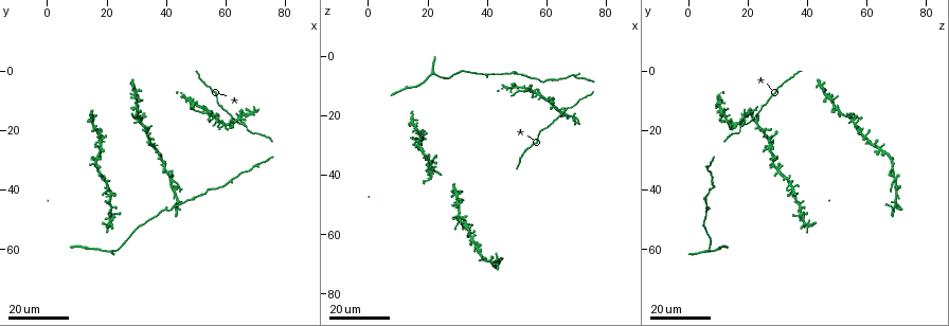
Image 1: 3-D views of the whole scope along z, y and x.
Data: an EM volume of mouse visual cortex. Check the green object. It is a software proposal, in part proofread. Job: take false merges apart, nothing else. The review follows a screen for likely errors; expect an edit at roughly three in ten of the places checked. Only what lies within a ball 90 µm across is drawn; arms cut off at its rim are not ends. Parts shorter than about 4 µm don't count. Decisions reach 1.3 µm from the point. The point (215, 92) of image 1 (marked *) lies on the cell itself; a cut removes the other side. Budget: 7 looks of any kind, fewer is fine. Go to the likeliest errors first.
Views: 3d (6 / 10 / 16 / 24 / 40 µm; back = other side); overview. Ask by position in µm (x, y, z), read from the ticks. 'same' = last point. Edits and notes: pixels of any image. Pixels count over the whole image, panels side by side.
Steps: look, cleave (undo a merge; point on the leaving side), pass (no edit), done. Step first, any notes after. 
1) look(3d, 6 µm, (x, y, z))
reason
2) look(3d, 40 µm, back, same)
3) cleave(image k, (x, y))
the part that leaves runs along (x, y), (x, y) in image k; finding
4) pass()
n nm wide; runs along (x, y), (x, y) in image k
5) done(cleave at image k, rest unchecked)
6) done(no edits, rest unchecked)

look(3d, 16 µm, (54, 14, 11))
looks like a crossing

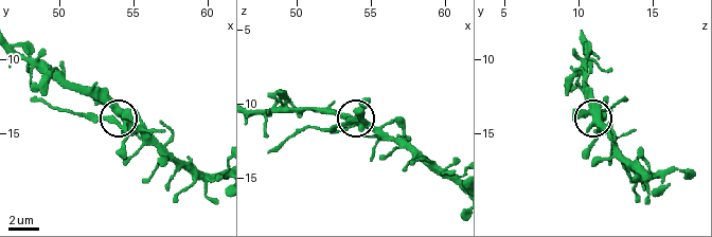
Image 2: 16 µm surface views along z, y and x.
look(3d, 6 µm, (53.6, 13.8, 11.2))
zoom in

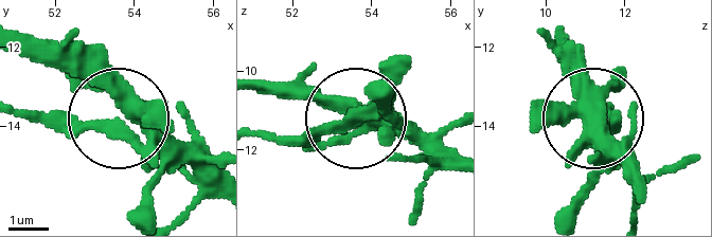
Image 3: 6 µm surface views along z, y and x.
look(3d, 6 µm, back, (53.60, 13.70, 11.20))
from behind

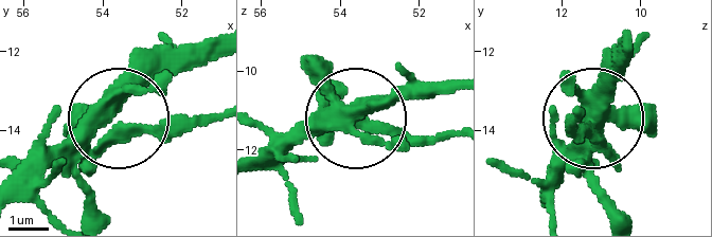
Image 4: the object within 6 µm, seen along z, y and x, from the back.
cleave(image 4, (155, 135))
410 nm wide; the part that leaves runs along (105, 138), (213, 114) in image 4; two cells meet here

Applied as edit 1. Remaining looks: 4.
look(3d, 16 µm, (42, 36, 70))
arms part here

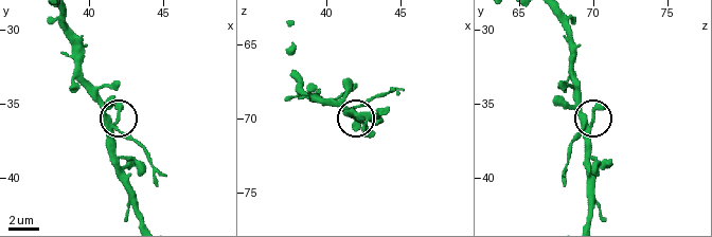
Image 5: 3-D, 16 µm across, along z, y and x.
look(3d, 6 µm, (42.0, 36.8, 69.2))
zoom in

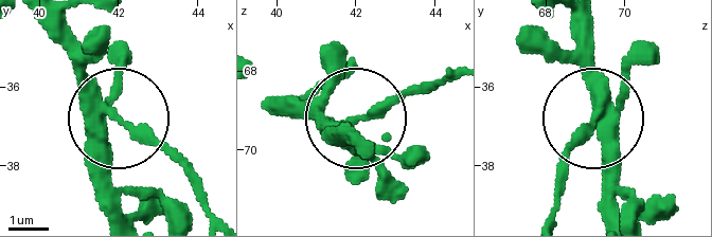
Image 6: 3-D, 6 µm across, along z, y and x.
look(3d, 6 µm, back, (41.90, 37.00, 69.30))
other side

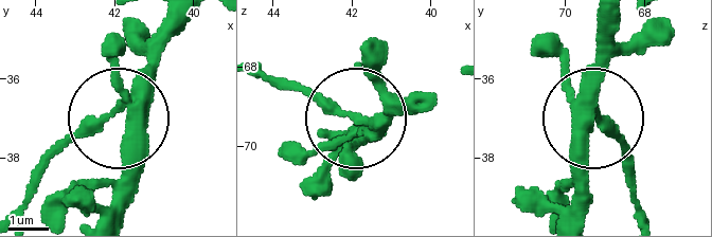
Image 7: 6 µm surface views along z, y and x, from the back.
cleave(image 7, (77, 135))
320 nm wide; two cells meet here

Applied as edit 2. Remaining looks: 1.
done(cleave at image 4, cleave at image 7, rest unchecked)

